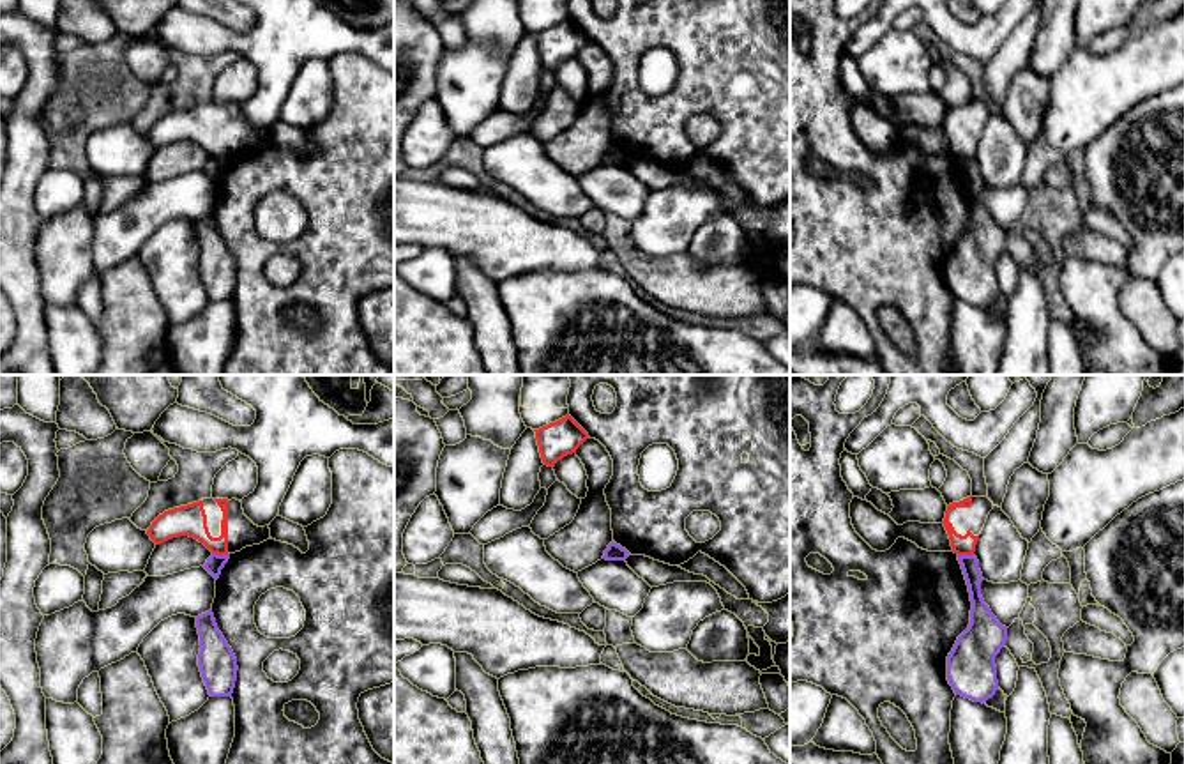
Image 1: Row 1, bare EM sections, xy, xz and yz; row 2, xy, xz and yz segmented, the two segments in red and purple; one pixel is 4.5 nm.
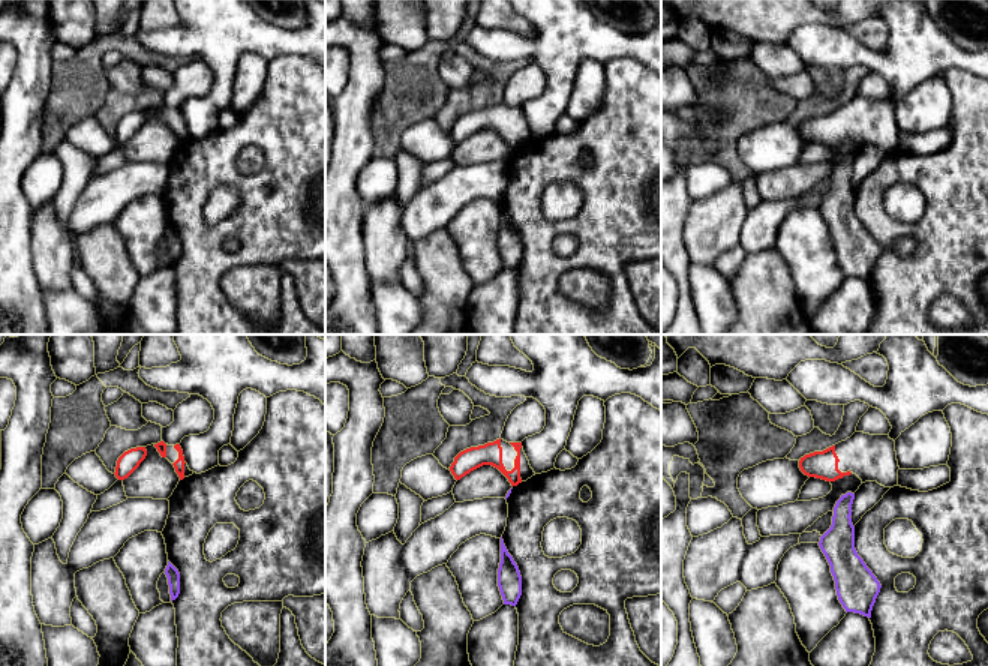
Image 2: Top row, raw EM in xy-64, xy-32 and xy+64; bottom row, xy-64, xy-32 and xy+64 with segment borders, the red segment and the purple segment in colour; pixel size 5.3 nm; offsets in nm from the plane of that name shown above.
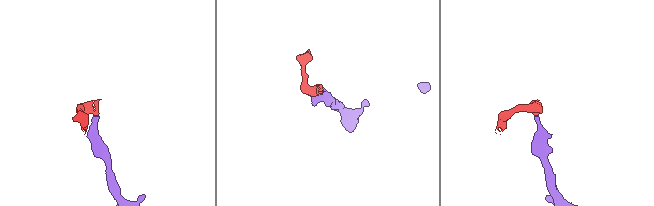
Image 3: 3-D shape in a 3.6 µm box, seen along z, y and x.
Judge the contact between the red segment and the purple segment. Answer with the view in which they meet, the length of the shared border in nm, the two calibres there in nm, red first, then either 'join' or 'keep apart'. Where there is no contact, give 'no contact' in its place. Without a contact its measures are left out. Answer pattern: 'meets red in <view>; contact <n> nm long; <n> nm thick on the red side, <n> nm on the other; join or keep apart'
meets red in xy; contact 80 nm long; 140 nm thick on the red side, 80 nm on the other; keep apart

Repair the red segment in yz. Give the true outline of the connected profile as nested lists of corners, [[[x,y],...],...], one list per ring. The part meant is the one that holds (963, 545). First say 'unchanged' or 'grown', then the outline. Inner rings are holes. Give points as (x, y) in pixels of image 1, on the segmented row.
grown; [[[967,497],[947,506],[944,527],[949,534],[953,552],[958,555],[972,555],[979,541],[979,534],[986,523],[993,502],[988,497]]]

